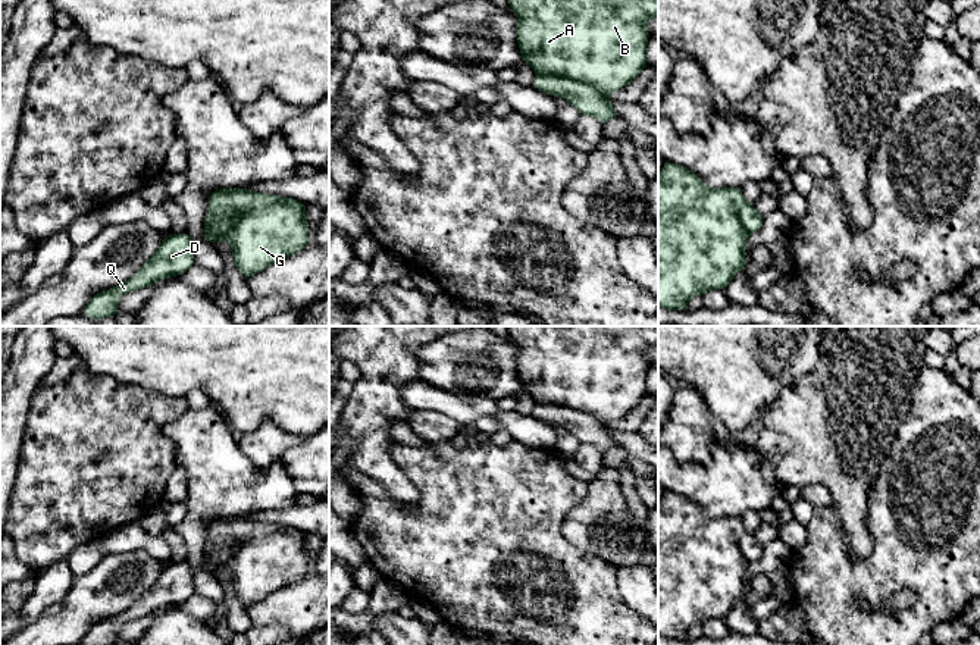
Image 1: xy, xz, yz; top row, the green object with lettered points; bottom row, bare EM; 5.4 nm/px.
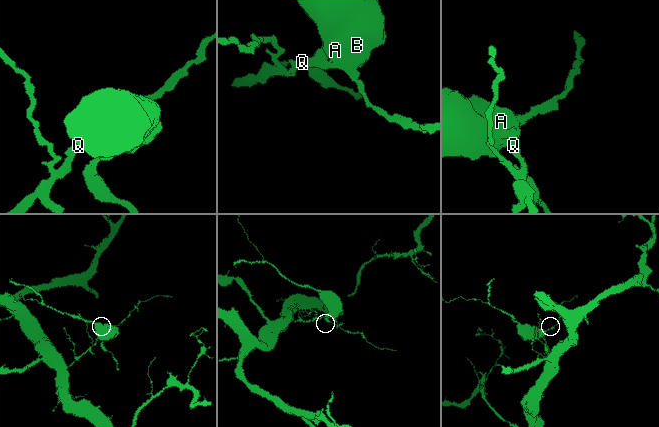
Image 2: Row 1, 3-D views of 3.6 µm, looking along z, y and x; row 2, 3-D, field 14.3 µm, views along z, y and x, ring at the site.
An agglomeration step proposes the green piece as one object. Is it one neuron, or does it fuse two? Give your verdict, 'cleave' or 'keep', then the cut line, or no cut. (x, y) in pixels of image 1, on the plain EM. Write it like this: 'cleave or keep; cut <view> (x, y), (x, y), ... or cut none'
cleave; cut xy (241, 537), (241, 544), (213, 572)

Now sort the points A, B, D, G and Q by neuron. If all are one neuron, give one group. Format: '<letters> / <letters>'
A B G / D Q

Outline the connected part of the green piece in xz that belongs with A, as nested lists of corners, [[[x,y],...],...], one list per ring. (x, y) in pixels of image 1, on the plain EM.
[[[507,326],[517,344],[517,375],[538,406],[560,406],[608,425],[646,397],[646,351],[658,347],[658,326]]]

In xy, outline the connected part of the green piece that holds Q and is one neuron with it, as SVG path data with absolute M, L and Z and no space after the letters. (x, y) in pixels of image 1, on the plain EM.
M187 563L165 566L157 580L128 610L100 620L84 636L84 645L116 645L118 629L131 620L147 617L167 605L178 605L195 592L194 570Z

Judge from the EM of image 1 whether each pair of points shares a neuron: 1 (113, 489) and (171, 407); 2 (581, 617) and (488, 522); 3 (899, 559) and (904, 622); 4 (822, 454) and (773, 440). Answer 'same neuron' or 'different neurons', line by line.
1: same neuron
2: same neuron
3: same neuron
4: different neurons

